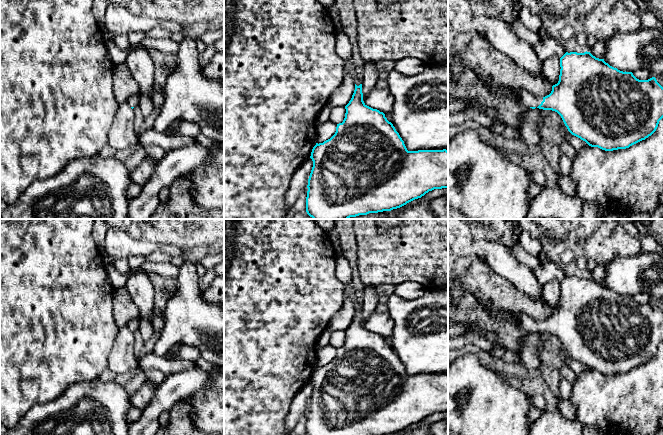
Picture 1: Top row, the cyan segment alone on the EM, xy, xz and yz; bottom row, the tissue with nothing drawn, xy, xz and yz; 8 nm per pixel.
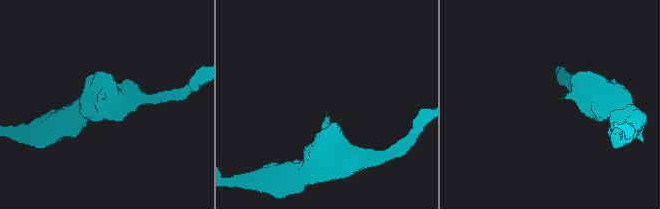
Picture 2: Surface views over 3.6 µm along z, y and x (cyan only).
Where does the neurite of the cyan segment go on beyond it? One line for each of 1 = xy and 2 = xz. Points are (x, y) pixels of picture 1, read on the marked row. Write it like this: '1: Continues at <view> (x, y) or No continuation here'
1: Continues at xy (133, 101)
2: Continues at xz (349, 66)

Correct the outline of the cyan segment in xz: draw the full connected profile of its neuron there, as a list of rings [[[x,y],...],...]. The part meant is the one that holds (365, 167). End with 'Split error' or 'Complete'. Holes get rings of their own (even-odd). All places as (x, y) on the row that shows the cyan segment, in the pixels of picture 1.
[[[352,60],[344,63],[344,70],[353,75],[355,90],[345,106],[345,118],[342,123],[337,124],[335,134],[323,143],[316,143],[312,149],[310,158],[313,167],[307,185],[307,214],[313,219],[349,219],[369,213],[391,211],[421,198],[429,191],[448,188],[448,151],[446,149],[408,151],[385,114],[364,103],[362,84]]]. Split error

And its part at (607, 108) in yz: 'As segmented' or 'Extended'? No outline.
Extended

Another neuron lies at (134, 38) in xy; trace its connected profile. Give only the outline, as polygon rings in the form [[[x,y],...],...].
[[[141,31],[130,32],[126,36],[128,38],[130,46],[138,45],[142,40],[144,40],[147,37],[146,33]]]

